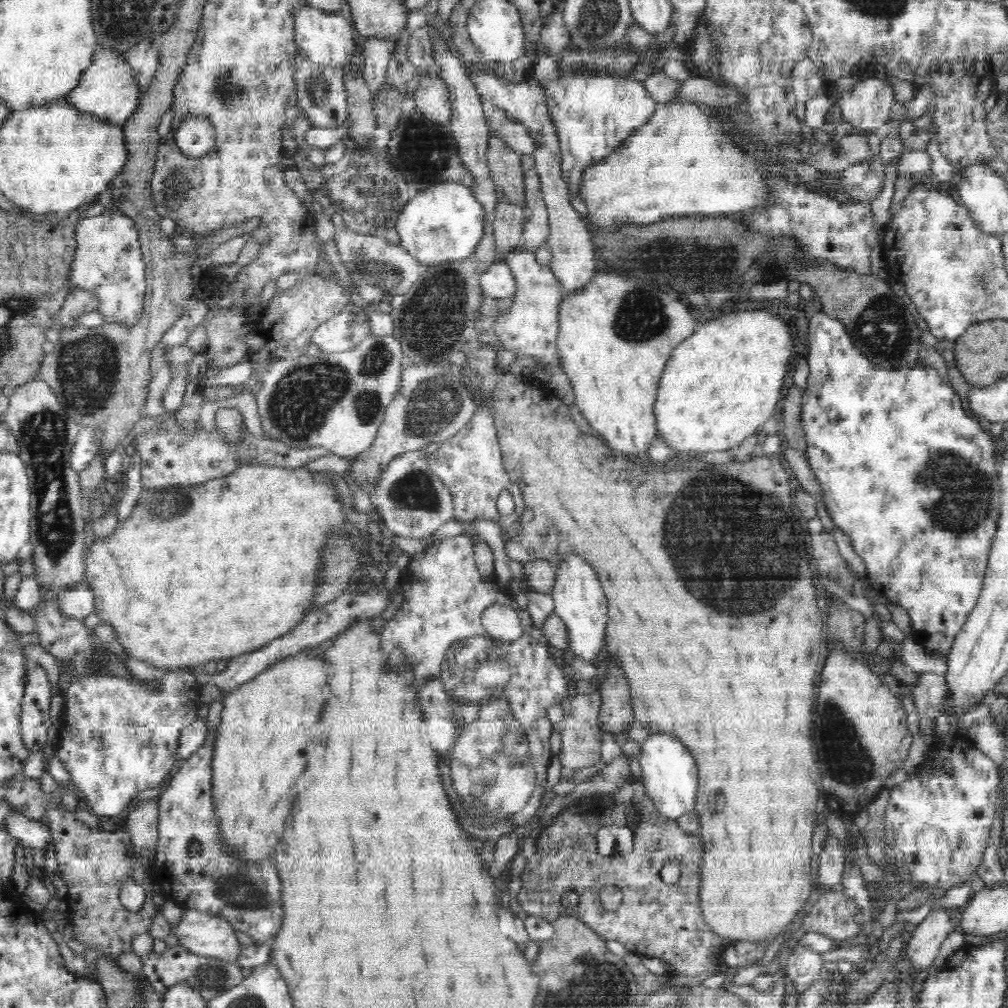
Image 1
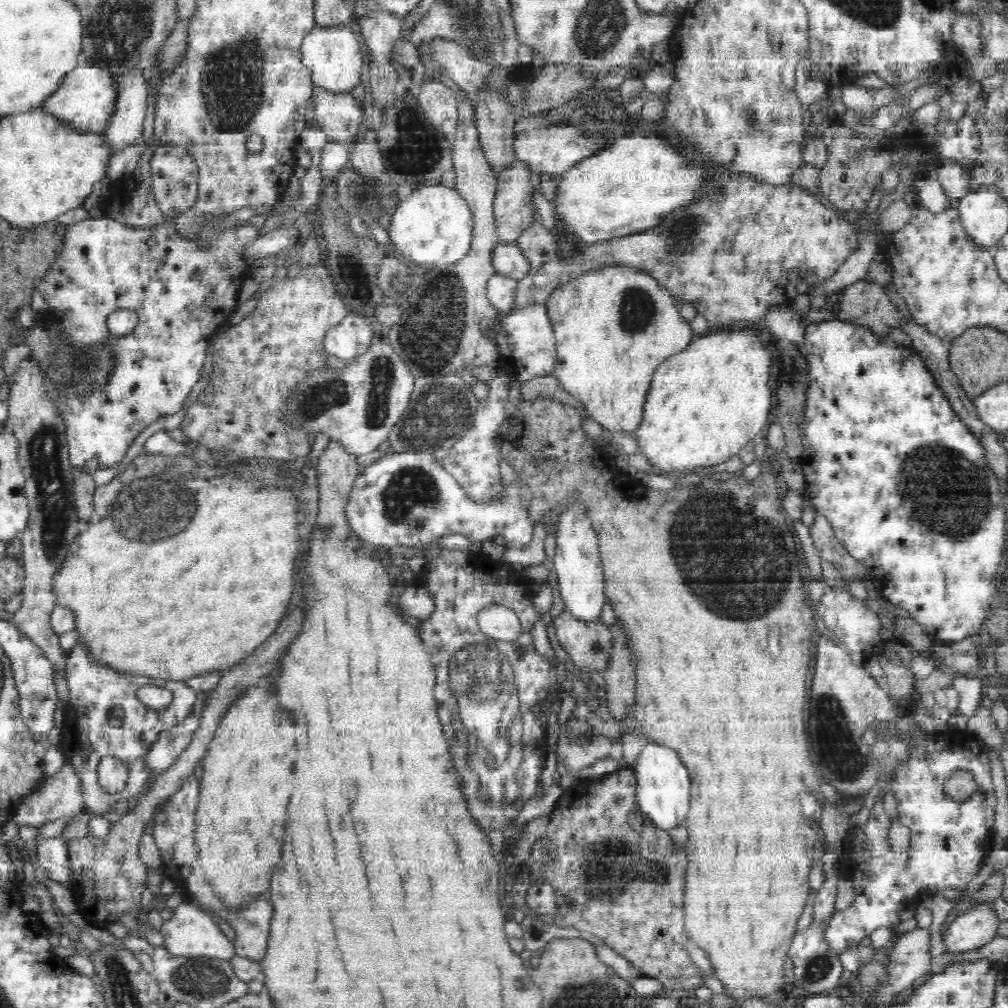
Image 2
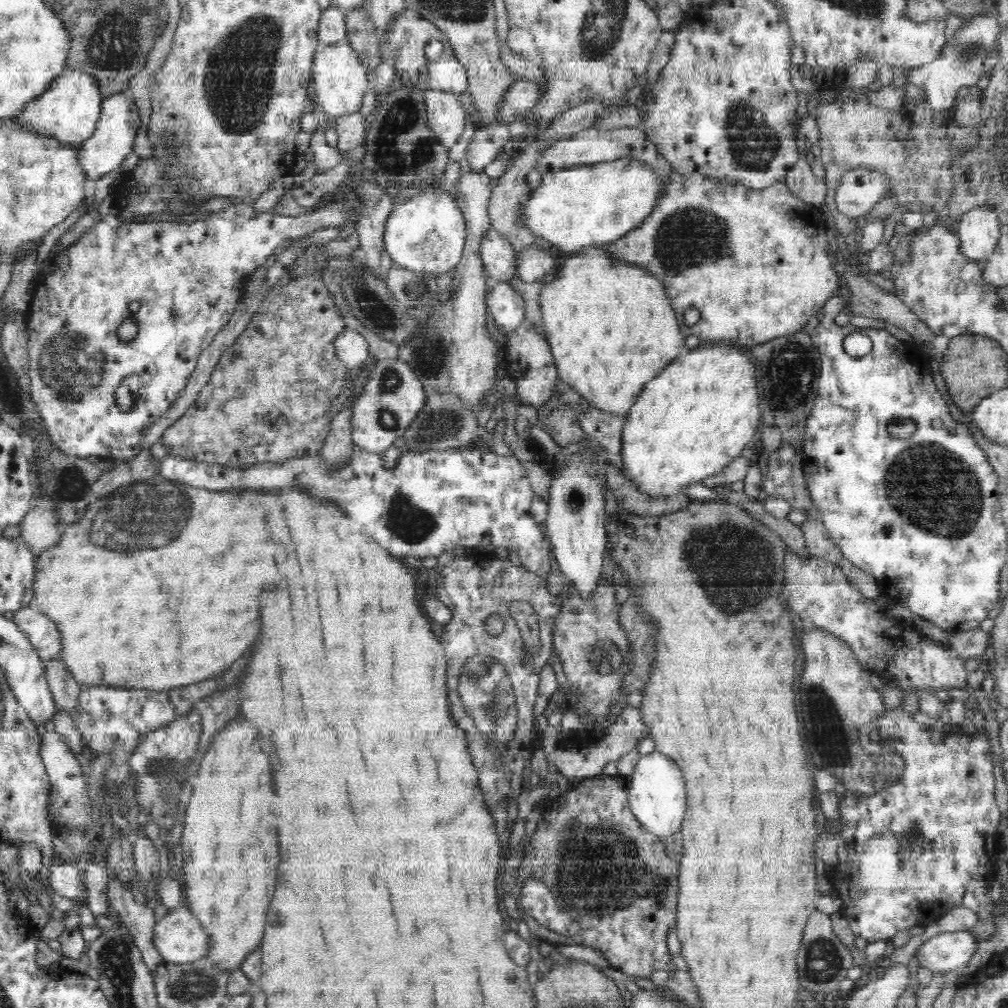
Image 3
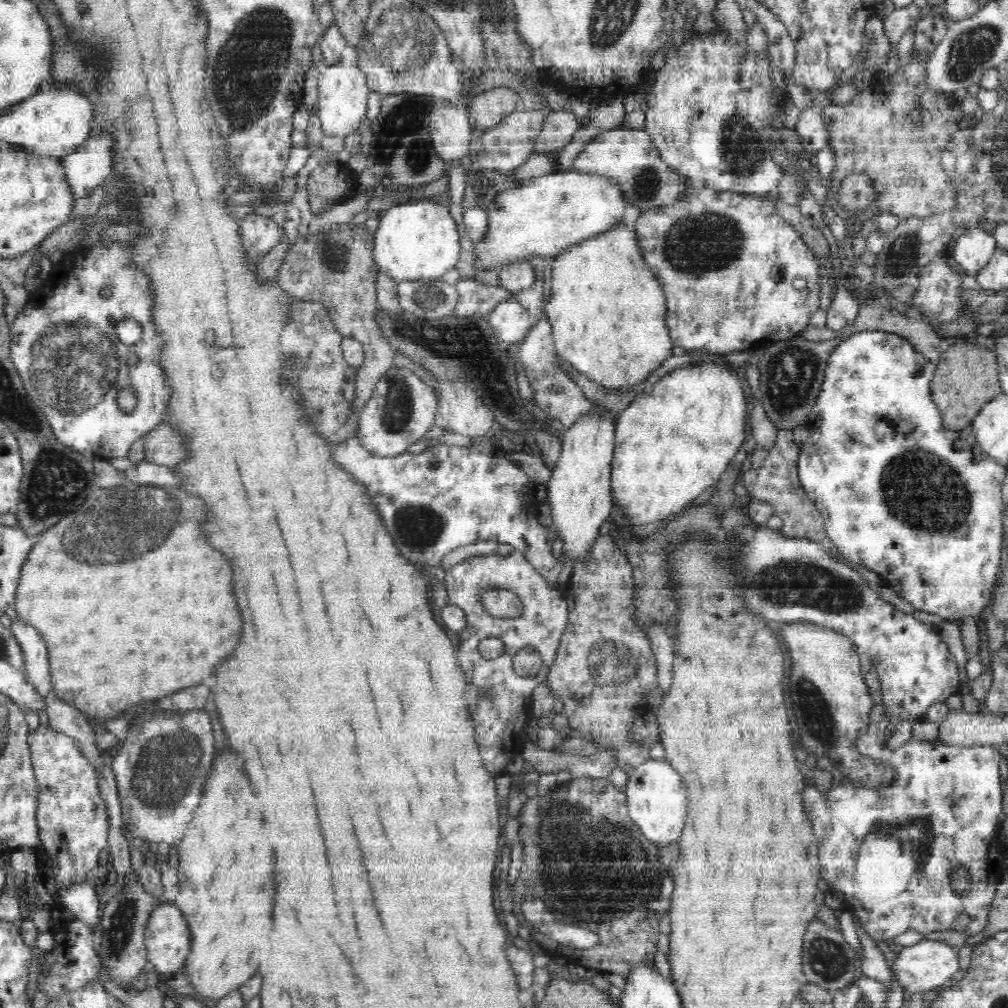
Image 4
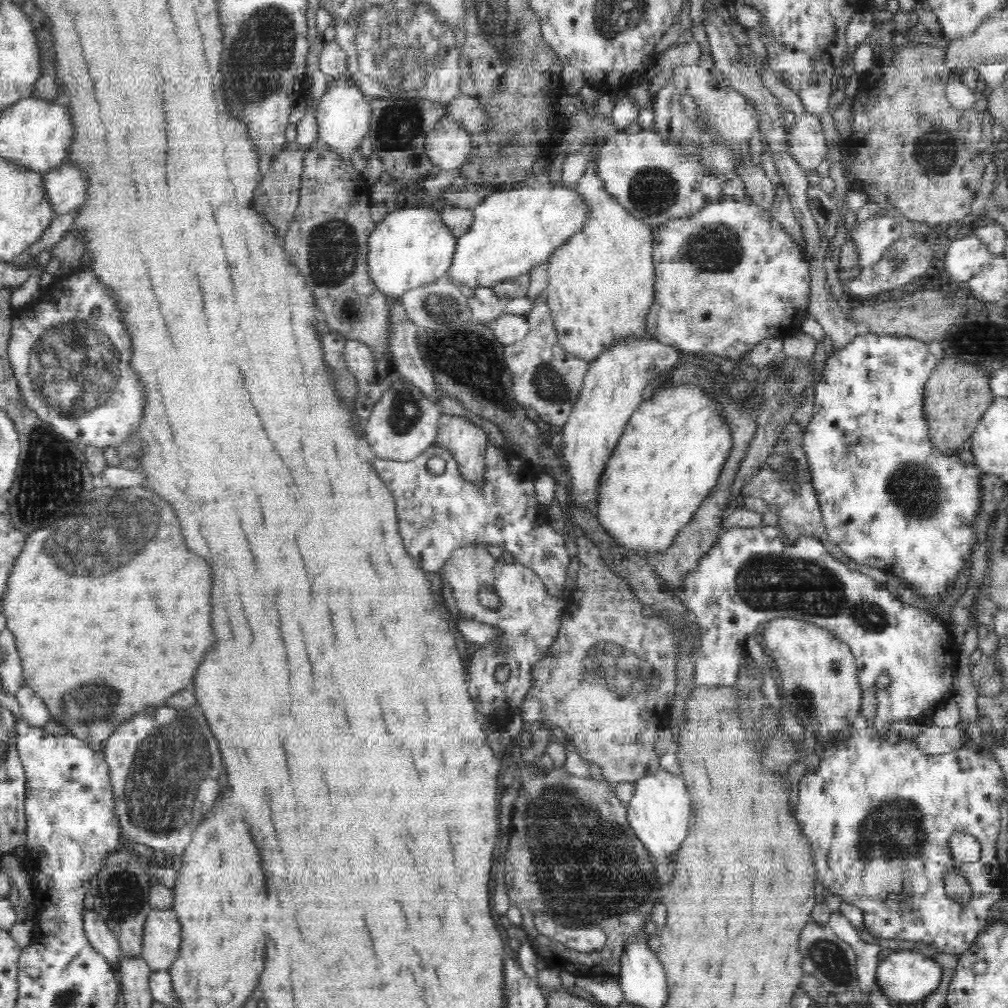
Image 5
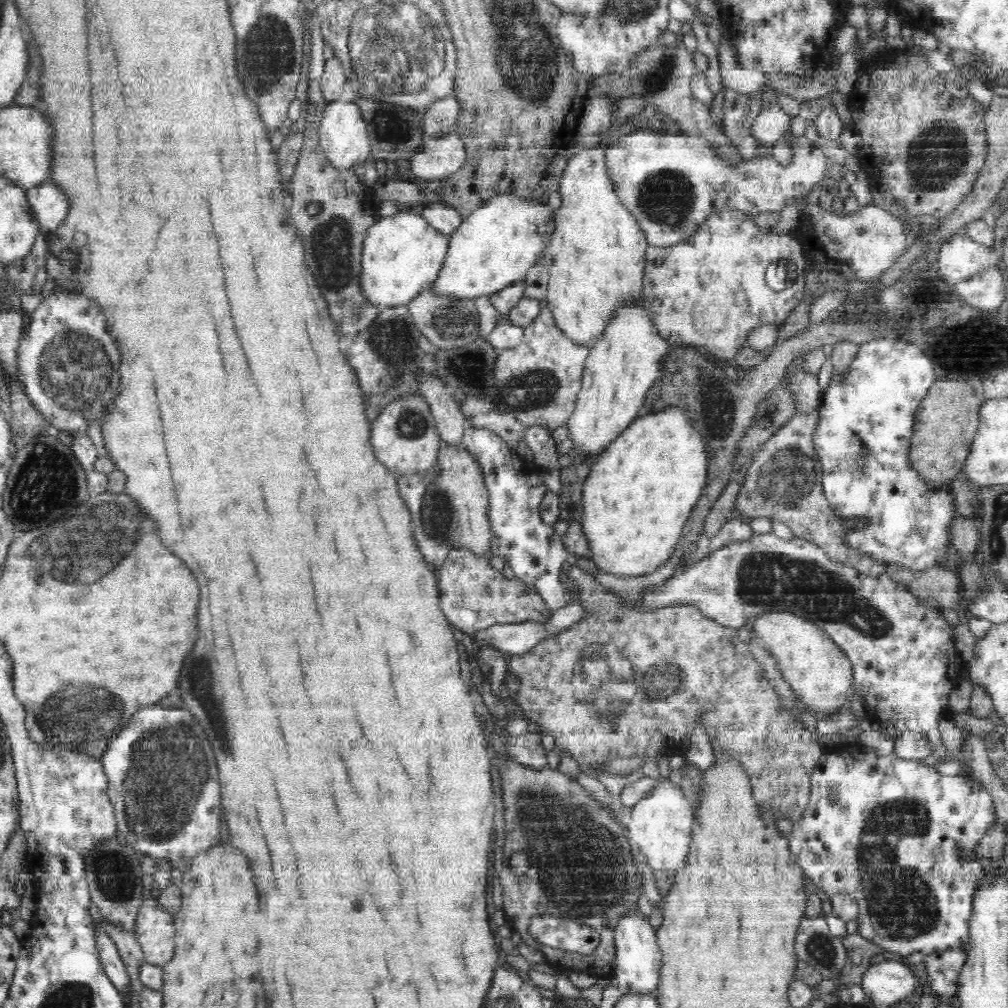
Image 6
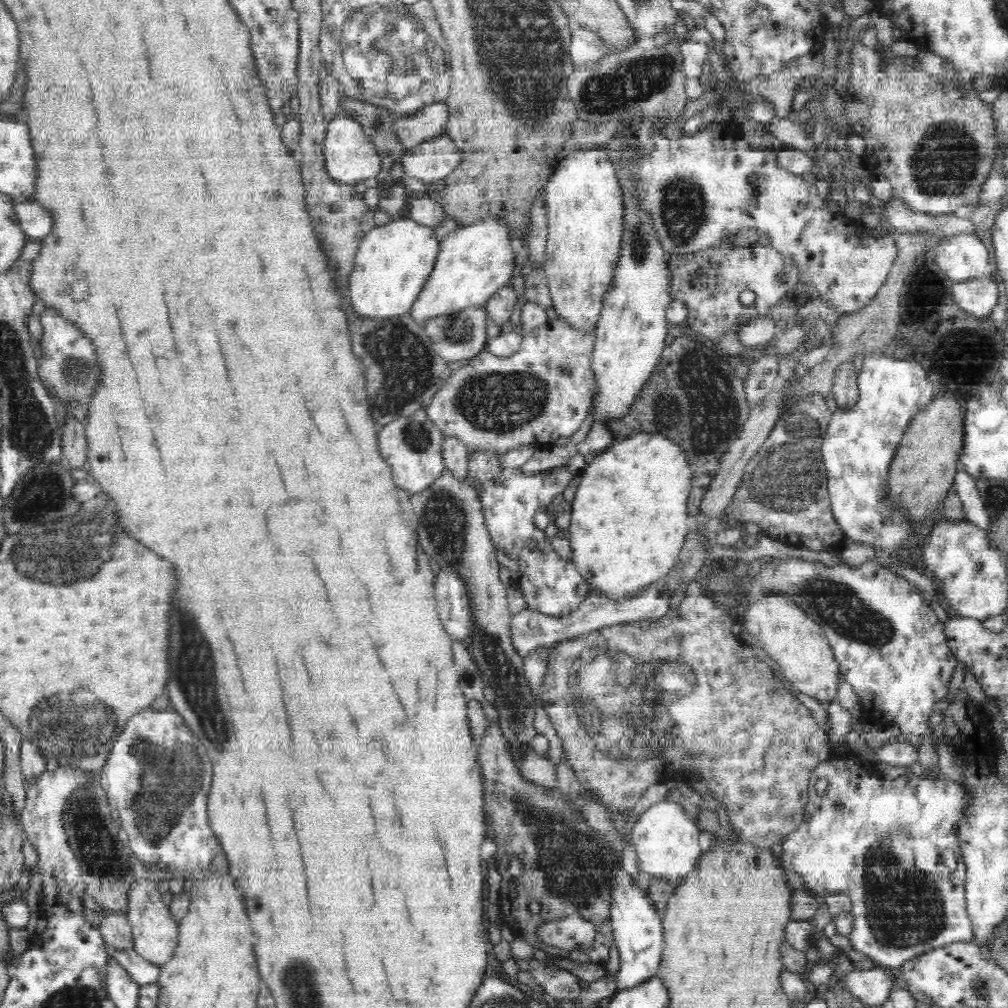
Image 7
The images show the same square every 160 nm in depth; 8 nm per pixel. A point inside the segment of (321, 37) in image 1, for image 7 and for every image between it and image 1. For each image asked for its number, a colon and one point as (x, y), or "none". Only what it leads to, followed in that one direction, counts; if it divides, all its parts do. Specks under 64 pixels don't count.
2: (332, 54)
3: (340, 80)
4: (343, 90)
5: (343, 117)
6: (343, 136)
7: (350, 157)

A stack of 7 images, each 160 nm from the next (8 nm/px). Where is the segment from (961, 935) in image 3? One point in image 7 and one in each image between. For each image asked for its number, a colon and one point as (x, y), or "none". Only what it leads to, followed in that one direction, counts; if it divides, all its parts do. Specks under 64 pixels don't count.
4: (927, 965)
5: (904, 976)
6: (887, 983)
7: (872, 986)

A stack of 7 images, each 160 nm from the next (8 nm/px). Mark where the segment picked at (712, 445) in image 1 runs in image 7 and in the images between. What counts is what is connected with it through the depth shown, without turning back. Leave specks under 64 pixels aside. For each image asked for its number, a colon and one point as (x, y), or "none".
2: (704, 404)
3: (690, 422)
4: (673, 441)
5: (669, 457)
6: (637, 497)
7: (629, 517)

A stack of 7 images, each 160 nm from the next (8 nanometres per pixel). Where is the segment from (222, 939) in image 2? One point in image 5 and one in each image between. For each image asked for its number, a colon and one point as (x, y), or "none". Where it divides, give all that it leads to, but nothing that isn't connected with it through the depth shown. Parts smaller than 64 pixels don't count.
3: (178, 936)
4: (168, 941)
5: (161, 943)

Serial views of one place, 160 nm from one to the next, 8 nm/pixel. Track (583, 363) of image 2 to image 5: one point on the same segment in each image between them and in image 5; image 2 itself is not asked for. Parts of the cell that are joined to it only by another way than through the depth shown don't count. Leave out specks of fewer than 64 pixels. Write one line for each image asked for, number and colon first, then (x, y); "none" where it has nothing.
3: (611, 328)
4: (606, 309)
5: (601, 282)

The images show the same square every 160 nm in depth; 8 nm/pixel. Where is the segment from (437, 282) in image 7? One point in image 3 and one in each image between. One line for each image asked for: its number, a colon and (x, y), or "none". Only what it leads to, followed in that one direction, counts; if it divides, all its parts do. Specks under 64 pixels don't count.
3: (584, 206)
4: (544, 216)
5: (517, 228)
6: (494, 247)

